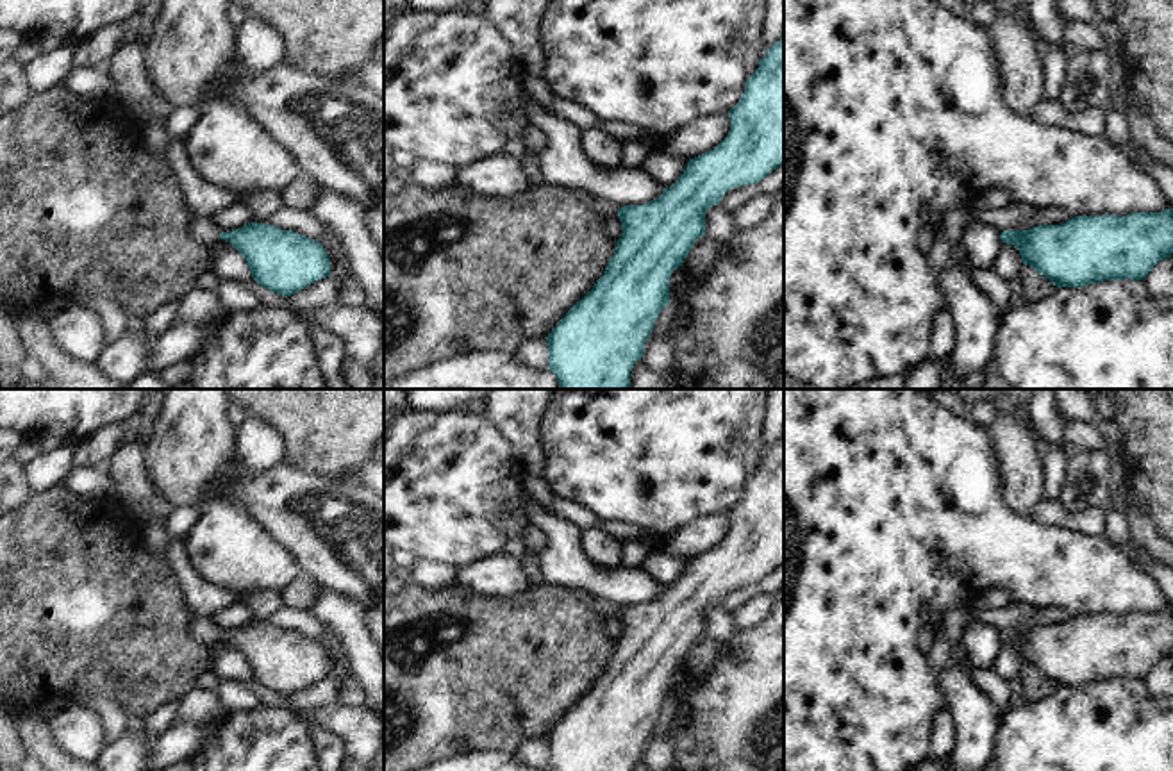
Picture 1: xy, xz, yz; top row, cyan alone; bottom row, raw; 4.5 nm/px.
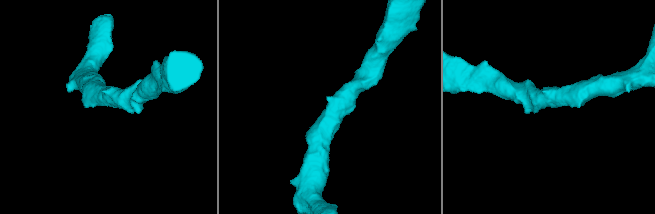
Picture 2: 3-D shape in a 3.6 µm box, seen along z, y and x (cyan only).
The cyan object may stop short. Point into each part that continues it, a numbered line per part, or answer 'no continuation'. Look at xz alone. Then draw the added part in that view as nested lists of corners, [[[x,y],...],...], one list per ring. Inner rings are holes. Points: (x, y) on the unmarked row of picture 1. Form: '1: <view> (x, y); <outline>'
1: xz (606, 609); [[[595,596],[595,601],[593,601],[593,609],[595,612],[605,621],[609,618],[614,618],[618,616],[618,609],[623,607],[623,605],[618,605],[614,601],[609,601],[609,600],[603,600],[603,598],[598,598]]]

